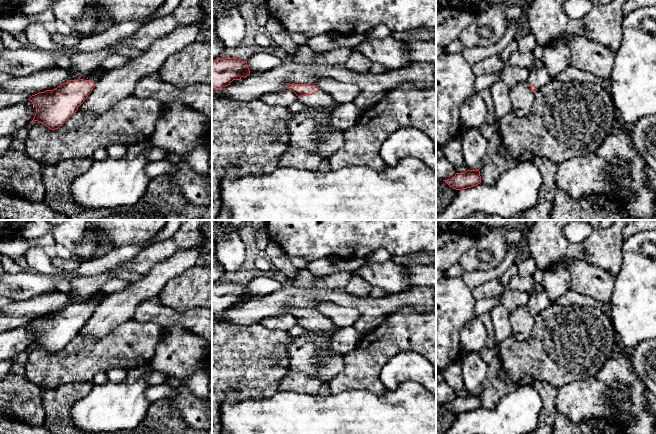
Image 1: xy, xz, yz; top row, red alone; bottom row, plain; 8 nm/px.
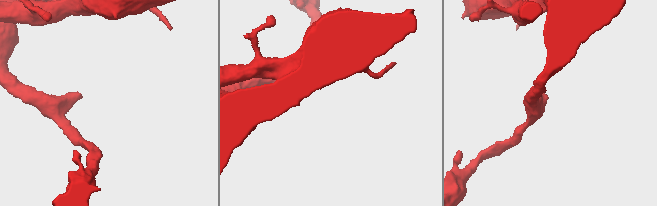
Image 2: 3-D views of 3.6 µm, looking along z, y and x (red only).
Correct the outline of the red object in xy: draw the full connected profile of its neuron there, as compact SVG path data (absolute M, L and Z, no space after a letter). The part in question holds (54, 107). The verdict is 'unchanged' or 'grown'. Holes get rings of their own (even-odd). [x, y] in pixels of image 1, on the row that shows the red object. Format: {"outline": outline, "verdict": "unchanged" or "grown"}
{"outline": "M102 76L70 80L53 90L32 95L28 100L35 105L36 113L31 123L38 121L51 130L58 129L78 110Z", "verdict": "grown"}

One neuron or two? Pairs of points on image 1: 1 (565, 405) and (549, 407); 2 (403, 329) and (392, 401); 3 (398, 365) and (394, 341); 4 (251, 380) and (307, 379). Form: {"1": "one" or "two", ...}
{"1": "two", "2": "two", "3": "two", "4": "two"}

